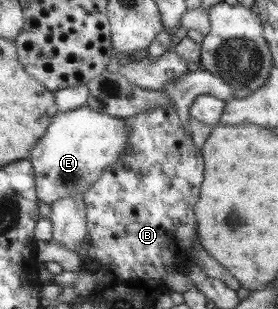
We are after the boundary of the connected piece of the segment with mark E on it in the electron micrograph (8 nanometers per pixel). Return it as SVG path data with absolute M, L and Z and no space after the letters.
M87 105L76 111L56 113L48 132L39 139L28 157L37 175L38 199L53 204L68 196L84 195L103 171L122 157L127 139L125 118L92 111Z

